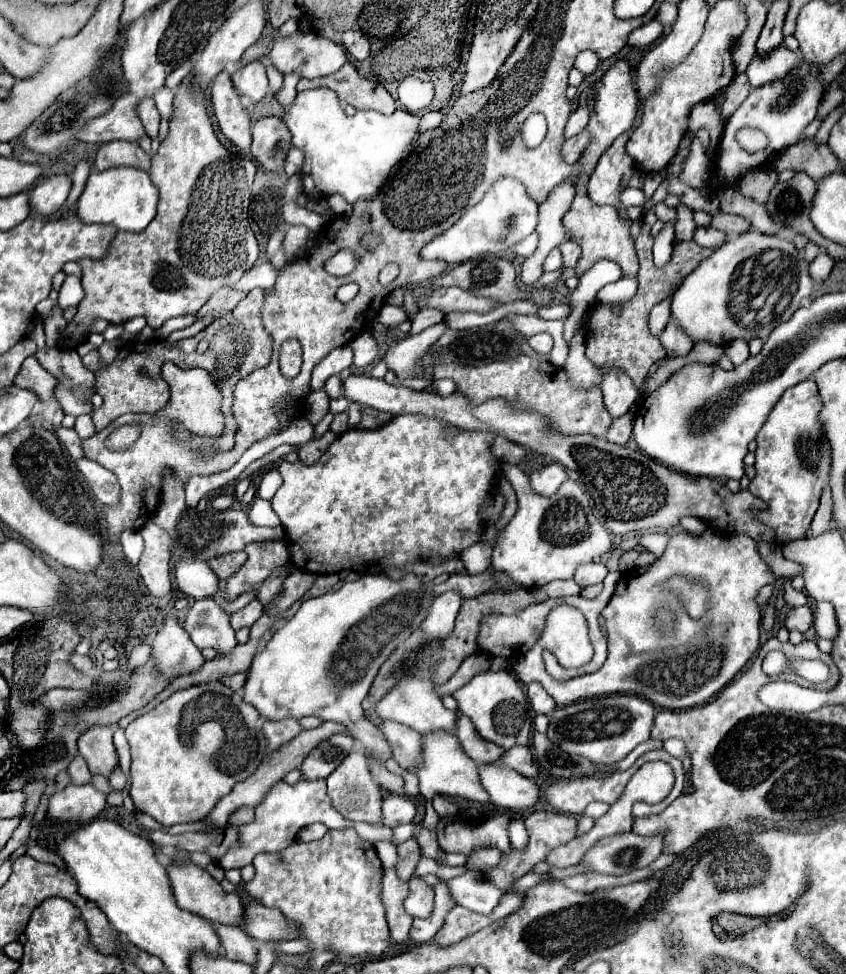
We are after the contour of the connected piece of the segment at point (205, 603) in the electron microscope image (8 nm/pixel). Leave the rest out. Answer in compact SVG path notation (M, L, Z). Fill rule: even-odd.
M210 597L198 599L192 605L184 627L190 633L190 639L198 645L198 649L212 647L218 651L218 655L226 655L236 647L234 629L226 621L226 613L220 611Z

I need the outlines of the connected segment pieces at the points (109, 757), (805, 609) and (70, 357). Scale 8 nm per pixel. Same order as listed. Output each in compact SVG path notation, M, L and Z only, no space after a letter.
M94 725L78 739L78 753L86 759L92 773L110 775L118 763L116 749L112 745L112 727Z
M808 605L792 607L786 615L786 629L804 633L812 625L812 609Z
M48 347L38 349L34 357L58 381L54 397L62 405L64 415L78 417L92 413L90 397L94 393L94 373L82 365L76 351Z

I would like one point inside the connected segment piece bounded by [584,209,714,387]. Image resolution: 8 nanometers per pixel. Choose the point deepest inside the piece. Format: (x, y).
(621, 339)

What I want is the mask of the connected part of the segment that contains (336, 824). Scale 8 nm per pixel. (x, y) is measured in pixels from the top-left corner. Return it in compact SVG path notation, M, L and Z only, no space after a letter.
M300 779L296 785L288 785L284 781L278 781L264 801L256 805L254 821L242 825L238 831L238 841L228 849L228 853L218 861L222 869L242 869L252 863L252 859L260 853L280 853L284 851L296 837L296 833L312 823L324 823L330 830L353 828L358 835L372 844L378 841L392 841L392 829L382 825L372 825L364 822L353 822L344 819L342 815L332 807L330 799L326 797L326 783L324 779L316 781L304 781Z

